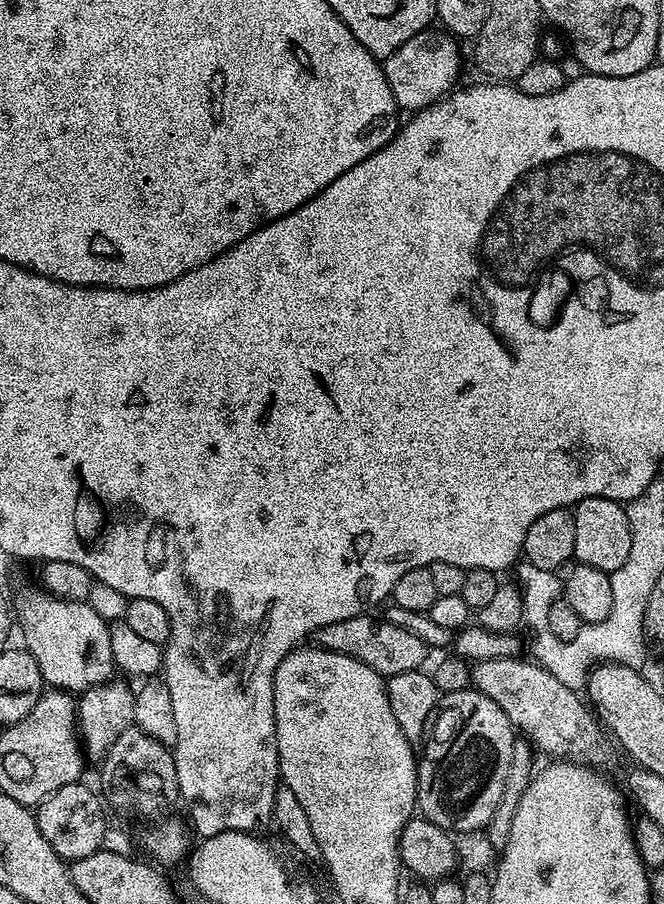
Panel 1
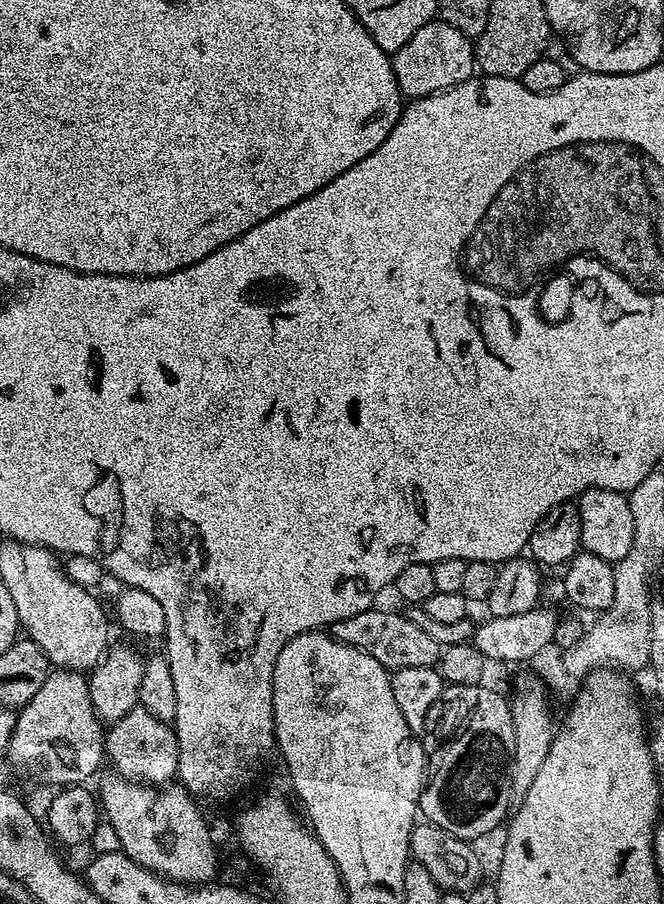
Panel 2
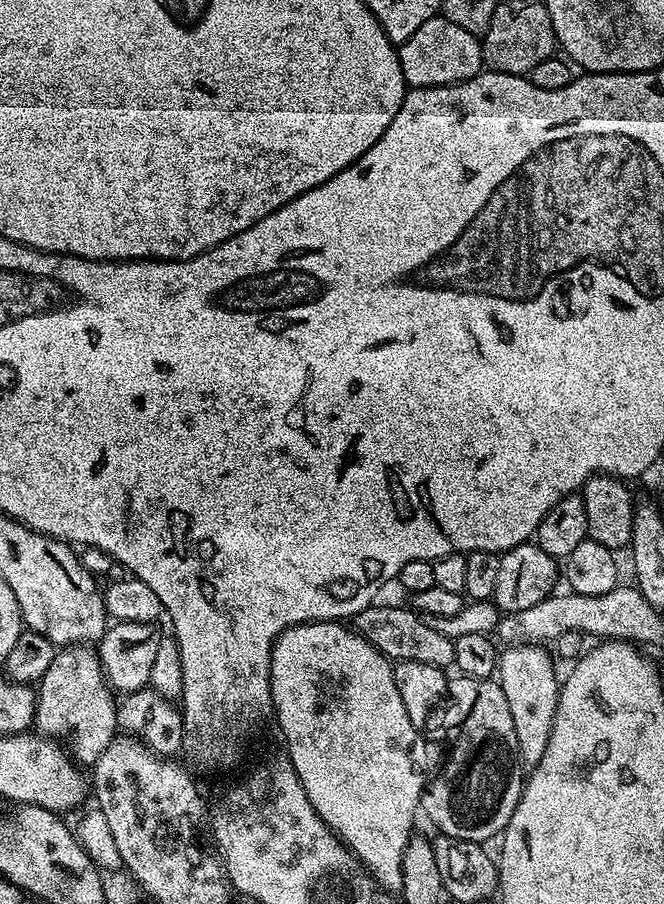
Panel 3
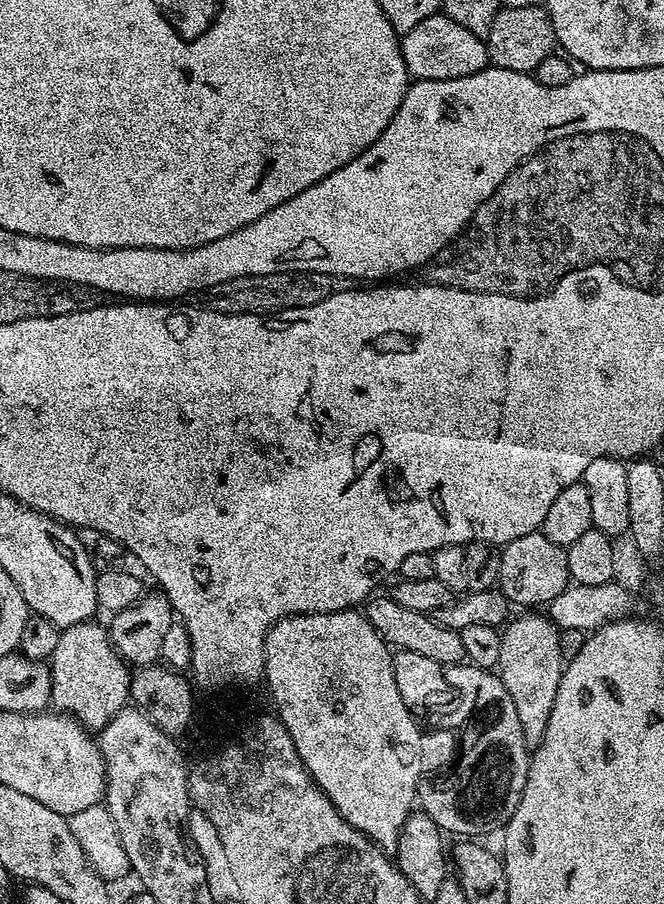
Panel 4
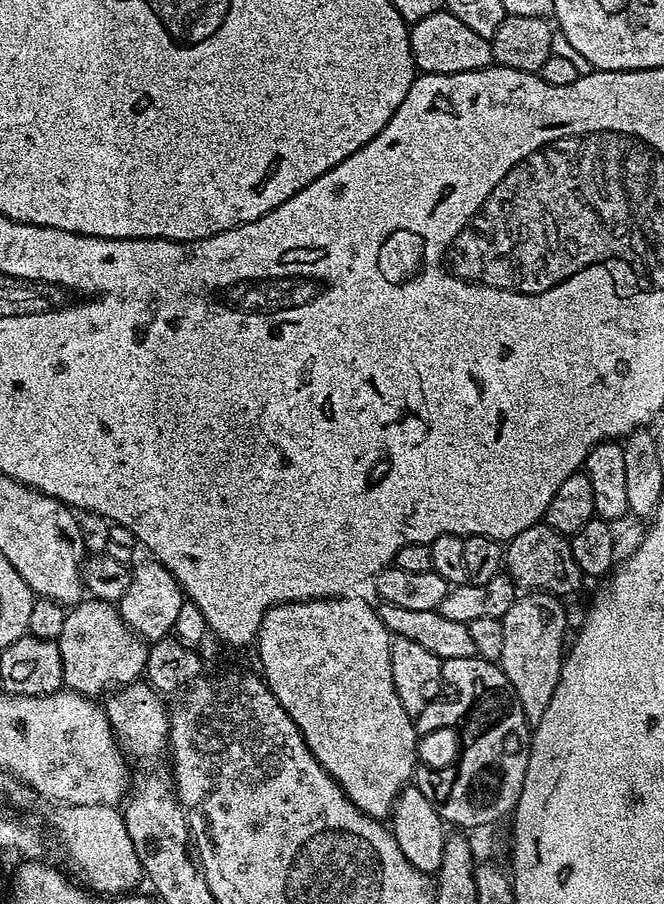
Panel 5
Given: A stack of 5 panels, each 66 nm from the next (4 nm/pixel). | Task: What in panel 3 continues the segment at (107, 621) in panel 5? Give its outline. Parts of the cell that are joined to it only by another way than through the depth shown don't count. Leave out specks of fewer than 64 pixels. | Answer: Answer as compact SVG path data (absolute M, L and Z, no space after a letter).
M64 646L57 651L54 662L50 662L50 670L38 681L34 728L41 737L62 742L81 765L91 766L118 735L117 707L117 697L104 676L97 649Z

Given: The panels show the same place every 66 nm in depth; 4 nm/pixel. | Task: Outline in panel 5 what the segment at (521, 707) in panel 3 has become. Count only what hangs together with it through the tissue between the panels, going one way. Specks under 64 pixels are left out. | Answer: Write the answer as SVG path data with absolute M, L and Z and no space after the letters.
M525 591L517 595L516 601L506 610L502 617L503 647L501 658L498 661L500 669L510 678L518 698L522 702L522 710L526 714L529 725L534 726L546 714L546 706L550 706L550 698L554 698L554 686L558 686L560 668L564 664L566 655L566 640L564 644L564 631L568 628L568 616L564 613L565 601L558 596L552 596L549 592Z

